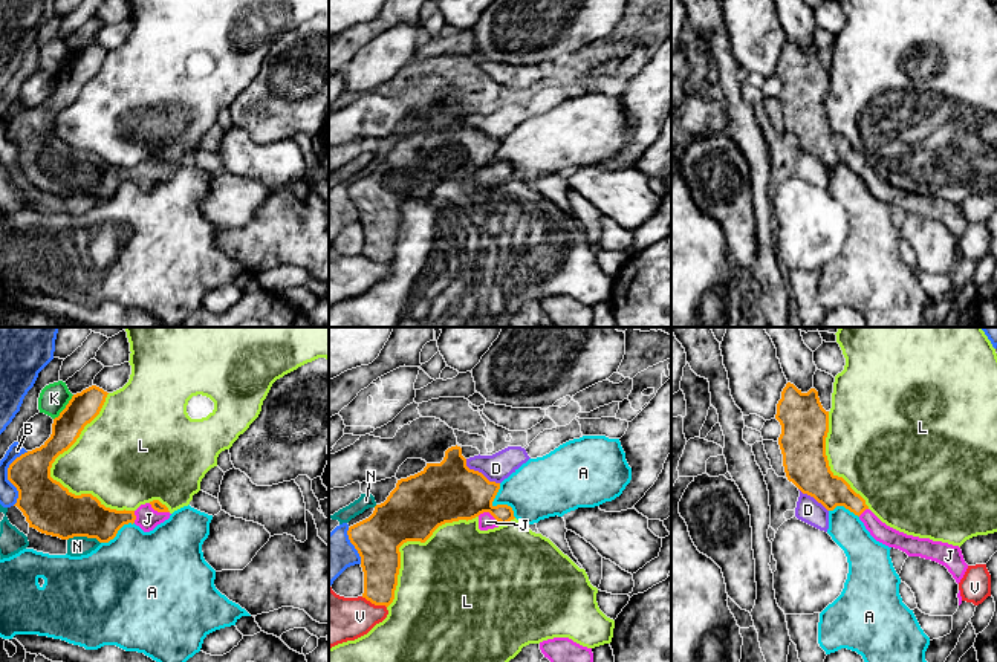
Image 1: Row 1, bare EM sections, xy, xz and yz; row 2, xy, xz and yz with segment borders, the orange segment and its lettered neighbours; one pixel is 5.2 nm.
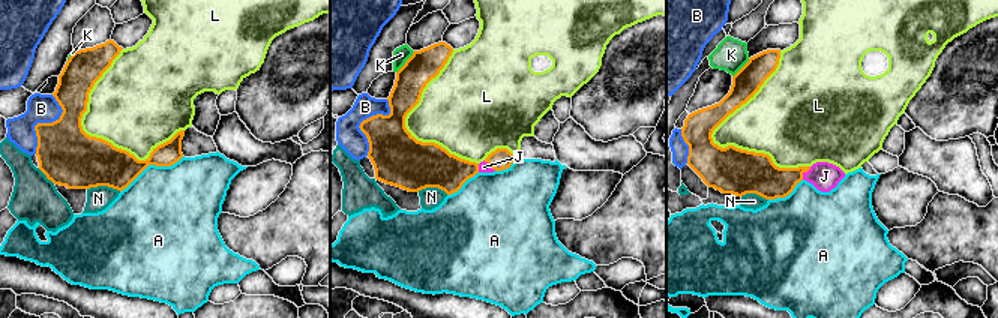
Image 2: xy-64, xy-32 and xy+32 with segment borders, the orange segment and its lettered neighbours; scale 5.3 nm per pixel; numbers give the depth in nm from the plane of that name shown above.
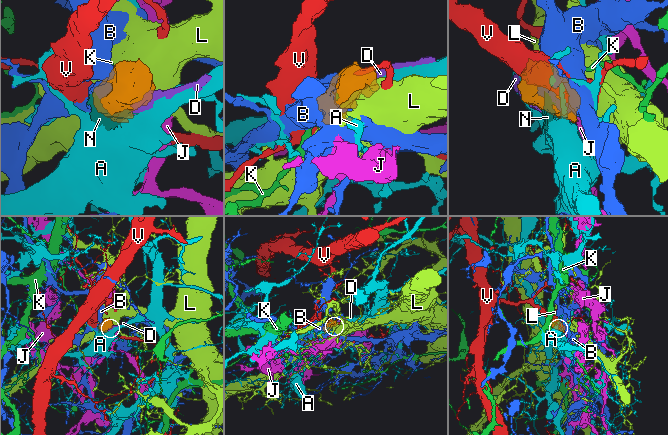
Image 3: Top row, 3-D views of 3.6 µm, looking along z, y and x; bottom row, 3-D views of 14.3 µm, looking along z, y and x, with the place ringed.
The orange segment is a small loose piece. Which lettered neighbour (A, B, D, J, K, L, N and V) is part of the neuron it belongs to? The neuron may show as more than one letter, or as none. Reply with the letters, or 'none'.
J

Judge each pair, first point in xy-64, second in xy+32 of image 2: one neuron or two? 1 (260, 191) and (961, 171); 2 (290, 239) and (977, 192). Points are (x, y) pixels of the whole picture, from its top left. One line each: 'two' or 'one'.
1: two
2: two

